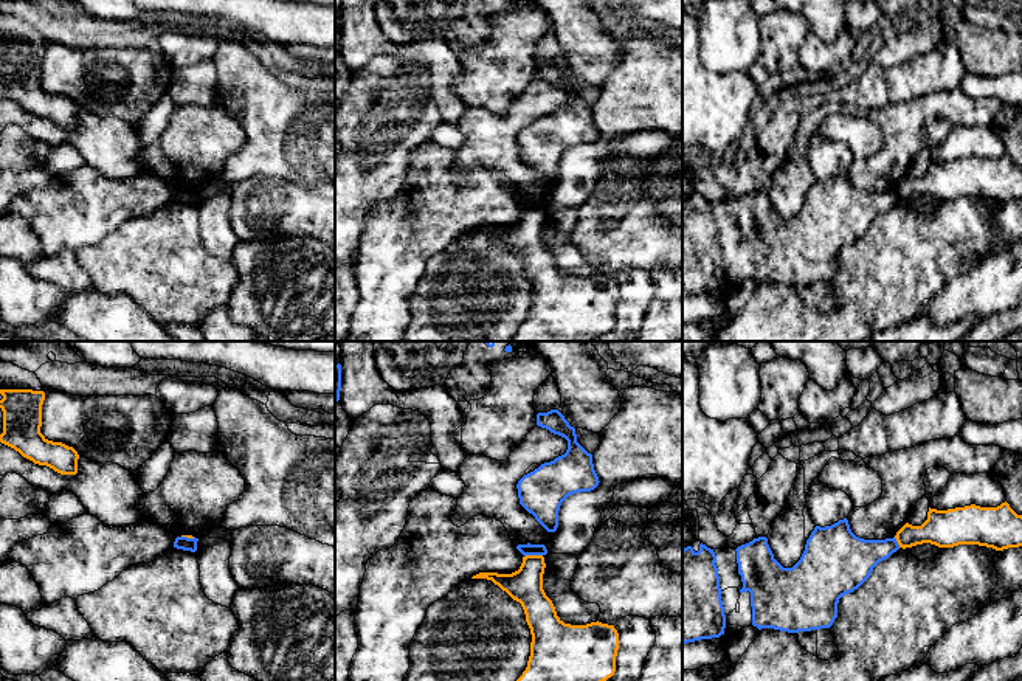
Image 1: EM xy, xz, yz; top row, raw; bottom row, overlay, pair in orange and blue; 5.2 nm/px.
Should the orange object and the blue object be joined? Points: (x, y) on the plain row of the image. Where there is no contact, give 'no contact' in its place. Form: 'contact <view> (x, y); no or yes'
contact xz (532, 208); no

